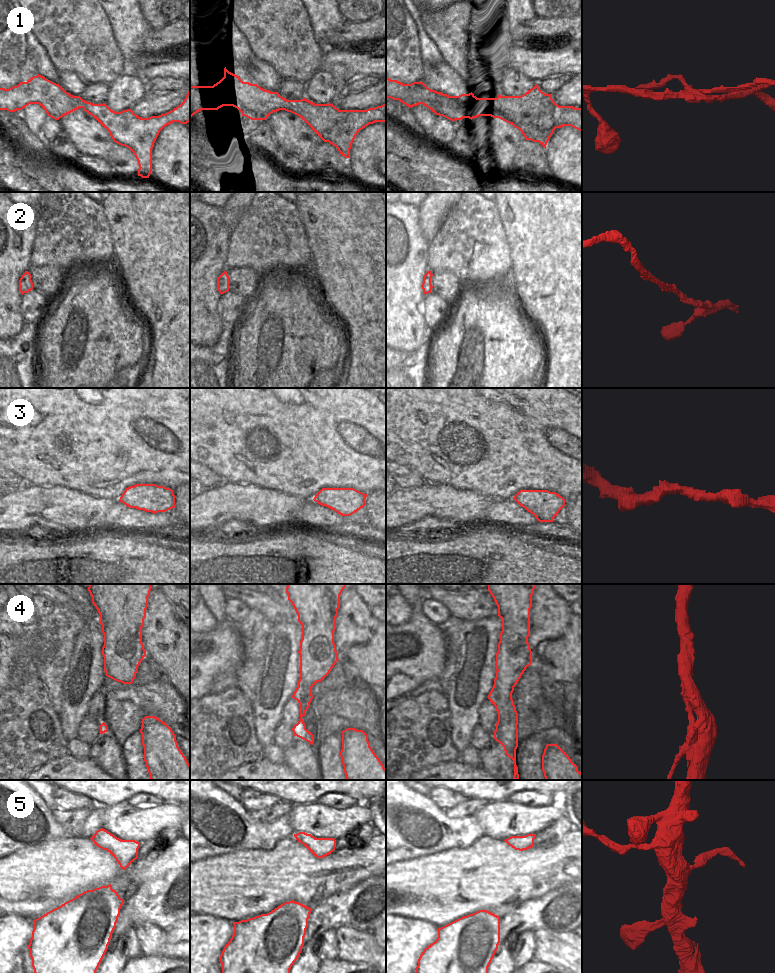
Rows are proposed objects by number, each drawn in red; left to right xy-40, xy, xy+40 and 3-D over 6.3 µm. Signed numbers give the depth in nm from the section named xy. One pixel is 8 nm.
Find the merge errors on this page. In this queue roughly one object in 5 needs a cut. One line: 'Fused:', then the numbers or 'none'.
Fused: 1, 4

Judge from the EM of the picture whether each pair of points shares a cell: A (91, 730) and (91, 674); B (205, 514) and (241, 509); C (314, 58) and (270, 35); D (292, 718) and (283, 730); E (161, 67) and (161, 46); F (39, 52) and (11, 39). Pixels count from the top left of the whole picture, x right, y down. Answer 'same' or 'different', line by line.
A: different
B: same
C: same
D: different
E: different
F: different

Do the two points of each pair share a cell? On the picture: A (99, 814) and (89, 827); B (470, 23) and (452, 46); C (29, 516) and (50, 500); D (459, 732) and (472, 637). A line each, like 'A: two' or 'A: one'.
A: one
B: one
C: one
D: one

